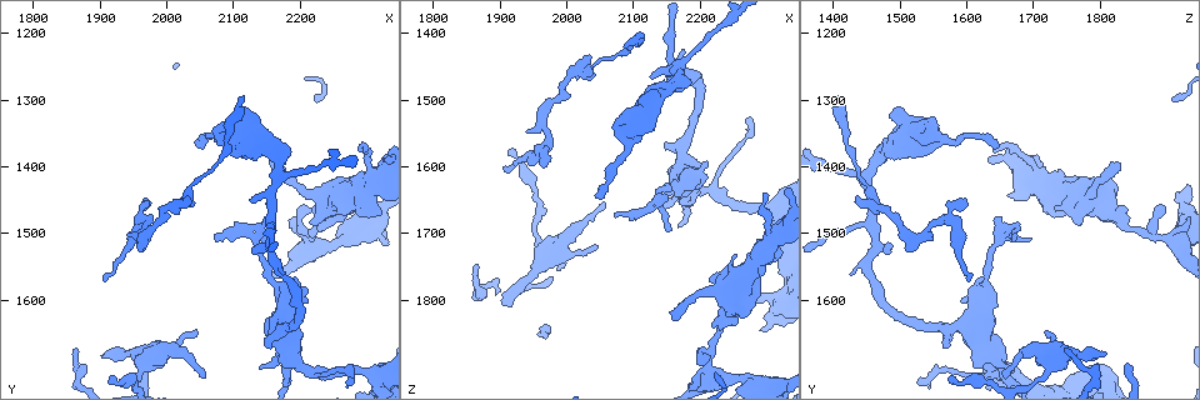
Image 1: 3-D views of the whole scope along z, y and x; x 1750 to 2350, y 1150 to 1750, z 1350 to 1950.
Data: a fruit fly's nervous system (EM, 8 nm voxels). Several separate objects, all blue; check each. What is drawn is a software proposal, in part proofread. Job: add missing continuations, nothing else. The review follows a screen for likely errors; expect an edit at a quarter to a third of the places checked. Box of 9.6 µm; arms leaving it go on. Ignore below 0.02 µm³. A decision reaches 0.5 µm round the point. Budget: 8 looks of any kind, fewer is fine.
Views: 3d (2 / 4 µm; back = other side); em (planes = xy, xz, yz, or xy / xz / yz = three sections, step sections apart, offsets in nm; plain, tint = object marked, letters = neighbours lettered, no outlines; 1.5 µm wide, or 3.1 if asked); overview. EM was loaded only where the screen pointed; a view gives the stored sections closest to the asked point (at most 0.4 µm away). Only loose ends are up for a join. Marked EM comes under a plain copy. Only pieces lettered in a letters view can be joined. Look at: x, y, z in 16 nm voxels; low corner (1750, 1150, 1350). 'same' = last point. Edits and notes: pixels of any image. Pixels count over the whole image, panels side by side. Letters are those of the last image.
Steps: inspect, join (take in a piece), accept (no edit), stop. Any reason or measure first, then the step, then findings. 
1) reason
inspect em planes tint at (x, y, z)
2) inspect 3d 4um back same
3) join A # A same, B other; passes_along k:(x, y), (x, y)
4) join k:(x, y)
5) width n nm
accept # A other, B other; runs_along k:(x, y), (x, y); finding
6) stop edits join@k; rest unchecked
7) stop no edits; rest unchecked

free end
inspect 3d 4um at (2115, 1295, 1405)

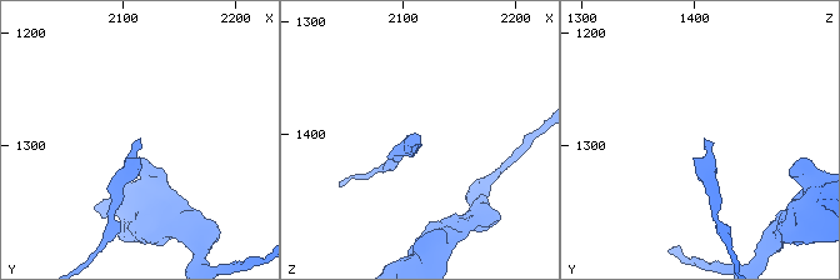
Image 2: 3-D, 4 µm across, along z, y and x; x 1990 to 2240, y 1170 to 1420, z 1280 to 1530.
inspect em xz step 4 tint at (2116, 1298, 1408)

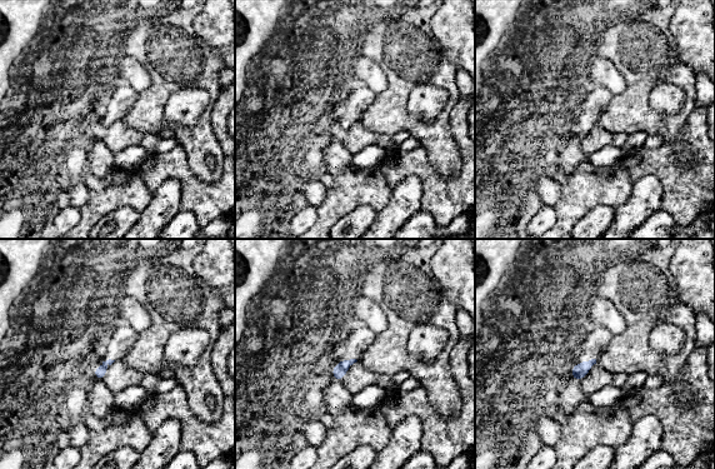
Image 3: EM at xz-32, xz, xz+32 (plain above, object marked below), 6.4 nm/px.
another direction
inspect em planes letters same

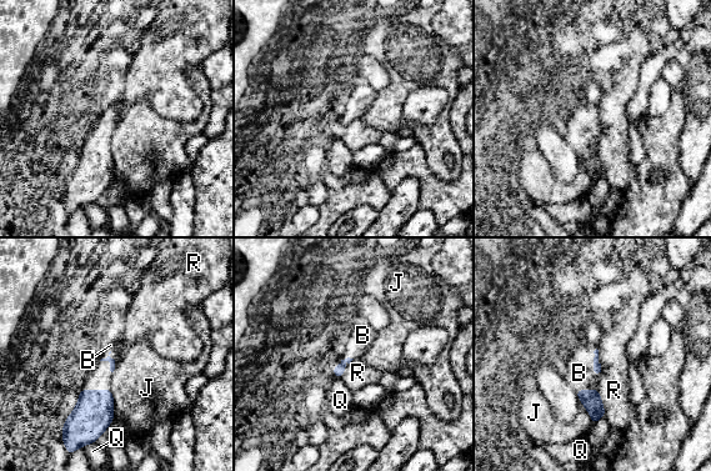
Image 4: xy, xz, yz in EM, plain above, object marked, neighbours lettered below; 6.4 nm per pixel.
join B # B same, J other, Q other, R other; passes_along 4:(109, 359), (108, 360), (110, 345); it goes on there

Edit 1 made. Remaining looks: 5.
redraw
inspect overview

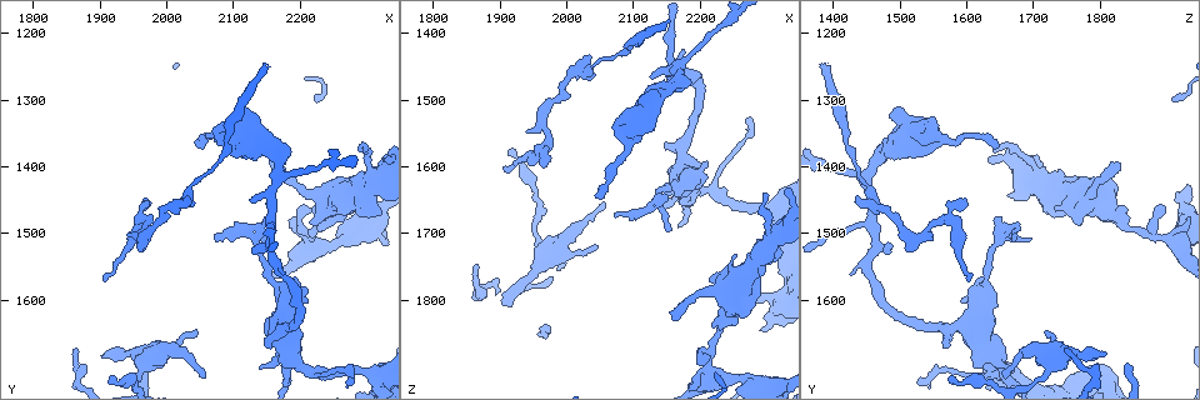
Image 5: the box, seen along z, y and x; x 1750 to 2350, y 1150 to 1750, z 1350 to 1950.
branch stops here
inspect em planes letters at (2155, 1395, 1815)

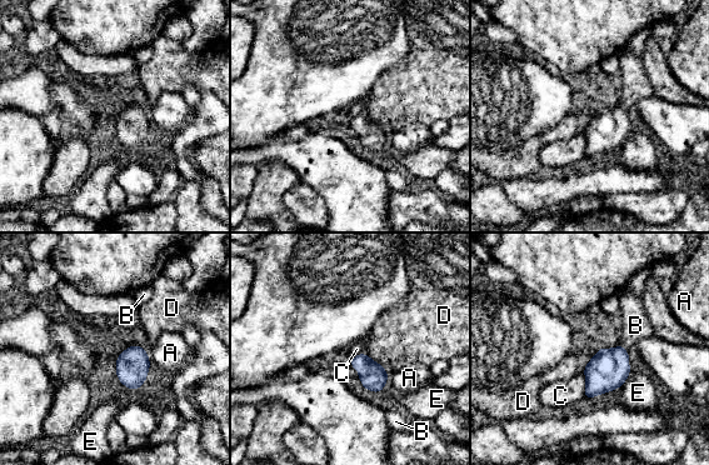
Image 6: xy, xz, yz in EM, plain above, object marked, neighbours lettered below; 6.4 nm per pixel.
width 130 nm
join B # A other, B same, C other, D other, E other; passes_along 6:(608, 369), (623, 348), (635, 325); the cell continues

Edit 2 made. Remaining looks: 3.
free end
inspect em planes tint at (1915, 1680, 1815)

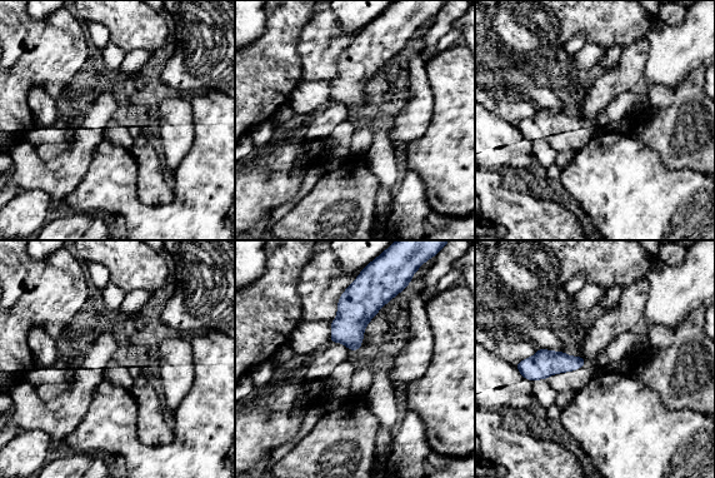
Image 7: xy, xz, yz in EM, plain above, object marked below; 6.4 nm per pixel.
see the neighbours
inspect em planes letters same

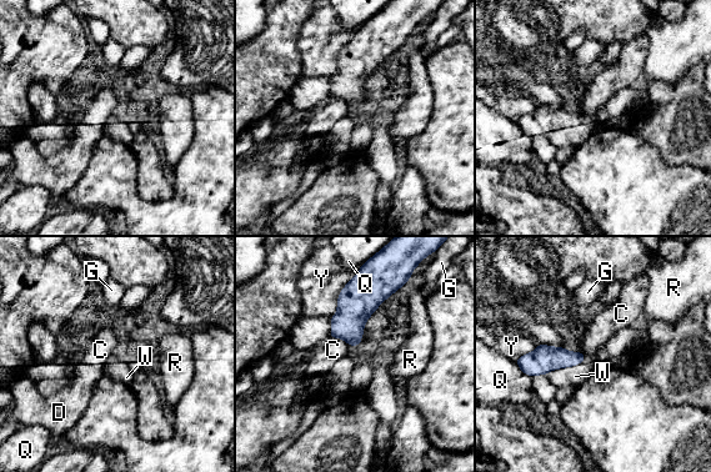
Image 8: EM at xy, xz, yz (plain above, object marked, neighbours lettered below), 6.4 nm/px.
longest_contact Y 360 nm
accept # C other, D other, G other, Q other, R other, W other, Y other; none of them fits

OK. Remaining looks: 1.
stop edits join@4, join@6; rest unchecked

